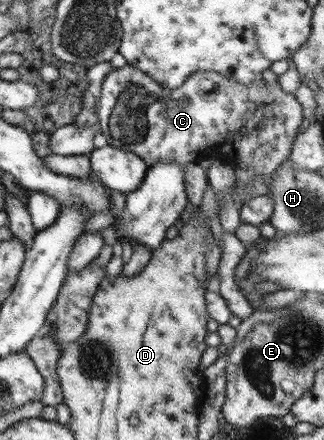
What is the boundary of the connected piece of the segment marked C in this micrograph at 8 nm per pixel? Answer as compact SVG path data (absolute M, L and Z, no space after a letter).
M127 64L111 69L104 76L94 112L96 126L106 138L107 145L134 153L148 168L159 161L186 164L206 158L223 159L231 165L256 170L264 177L268 177L279 163L288 160L292 140L303 117L301 105L292 94L282 91L277 78L272 86L266 85L260 77L244 85L216 72L195 71L180 87L165 91L143 71Z

